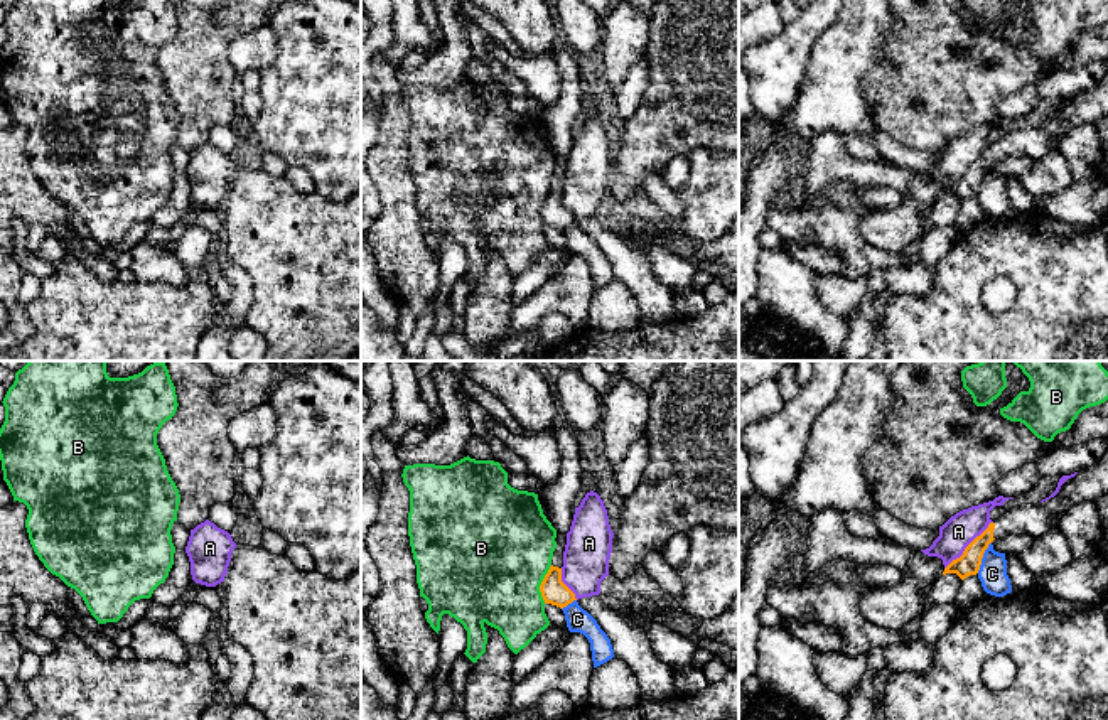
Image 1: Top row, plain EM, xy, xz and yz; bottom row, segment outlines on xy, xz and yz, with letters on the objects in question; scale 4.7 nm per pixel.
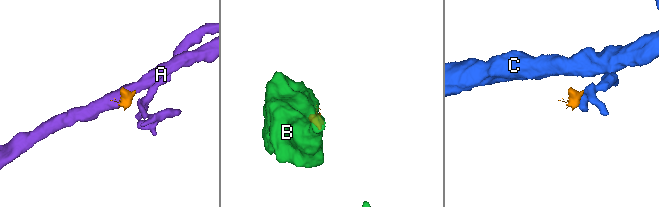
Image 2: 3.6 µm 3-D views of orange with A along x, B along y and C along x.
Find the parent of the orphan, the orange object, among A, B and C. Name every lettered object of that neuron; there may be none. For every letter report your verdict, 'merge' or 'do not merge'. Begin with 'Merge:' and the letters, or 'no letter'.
Merge: no letter
A: do not merge
B: do not merge
C: do not merge

